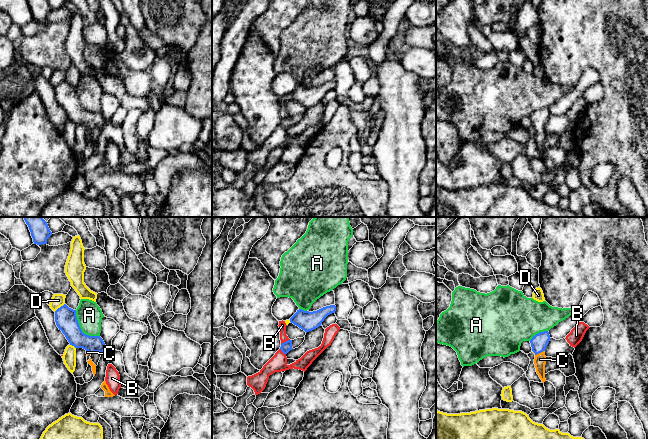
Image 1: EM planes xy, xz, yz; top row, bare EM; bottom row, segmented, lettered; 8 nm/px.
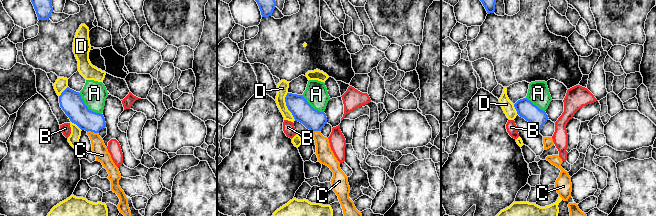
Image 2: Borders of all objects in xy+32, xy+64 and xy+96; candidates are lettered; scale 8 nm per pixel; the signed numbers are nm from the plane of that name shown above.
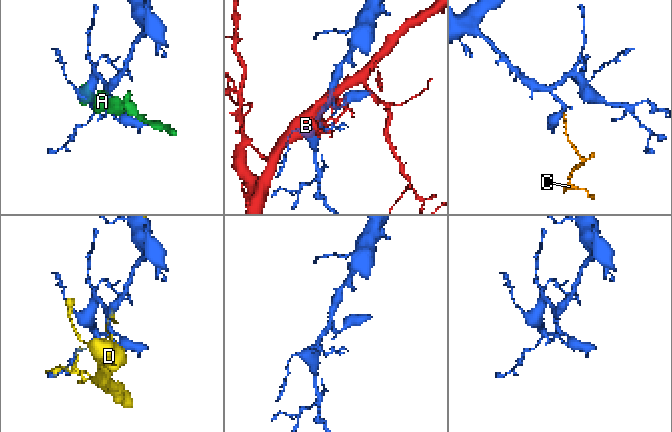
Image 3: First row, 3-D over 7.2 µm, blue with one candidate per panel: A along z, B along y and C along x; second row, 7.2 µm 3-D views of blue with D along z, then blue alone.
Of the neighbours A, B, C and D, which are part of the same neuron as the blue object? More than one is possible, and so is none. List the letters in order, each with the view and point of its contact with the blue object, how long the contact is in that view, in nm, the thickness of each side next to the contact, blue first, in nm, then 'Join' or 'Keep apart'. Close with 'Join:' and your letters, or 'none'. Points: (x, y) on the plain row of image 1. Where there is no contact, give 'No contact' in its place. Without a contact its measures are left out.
A: Touches blue at xy (80, 105). Shared border 300 nm. Thickness 170 nm (blue) against 200 nm. Keep apart
B: Touches blue at xz (286, 117). Shared border 80 nm. Thickness 80 nm (blue) against 70 nm. Keep apart
C: Touches blue at yz (538, 129). Shared border 90 nm. Thickness 140 nm (blue) against 100 nm. Join
D: Touches blue at xy (60, 83). Shared border 110 nm. Thickness 170 nm (blue) against 110 nm. Keep apart
Join: C

